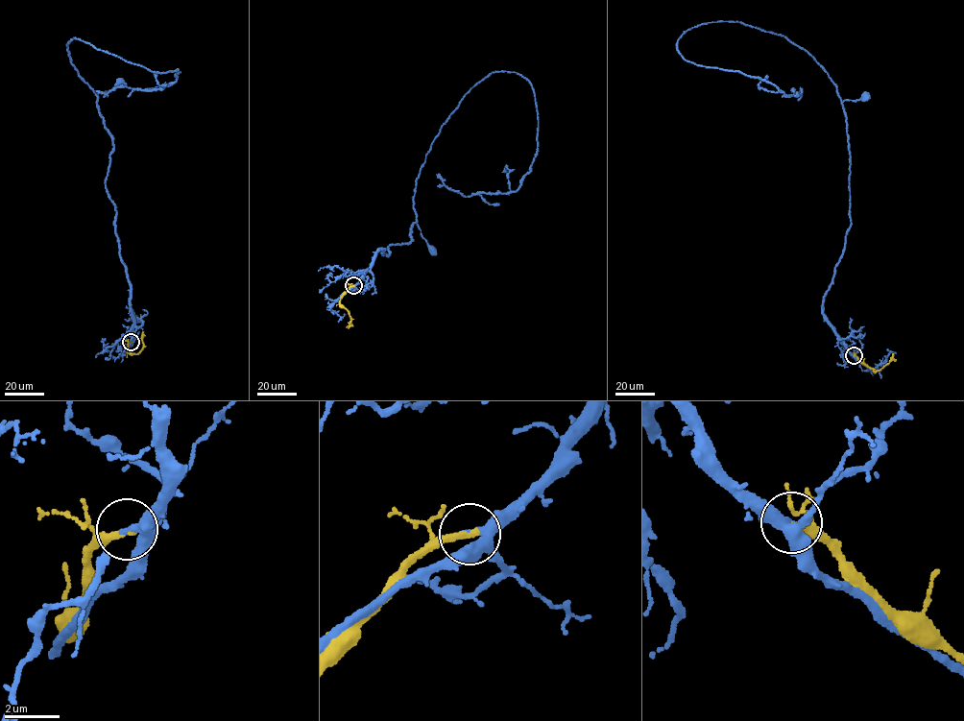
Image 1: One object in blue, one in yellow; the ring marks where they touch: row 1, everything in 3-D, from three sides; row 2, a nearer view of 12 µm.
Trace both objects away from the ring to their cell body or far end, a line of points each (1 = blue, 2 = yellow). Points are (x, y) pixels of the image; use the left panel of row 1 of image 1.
1: (131, 342), (130, 285), (116, 233), (116, 207), (105, 183), (112, 135), (97, 104), (99, 93), (120, 82)
2: (131, 342), (128, 352), (138, 353), (144, 344), (142, 331)

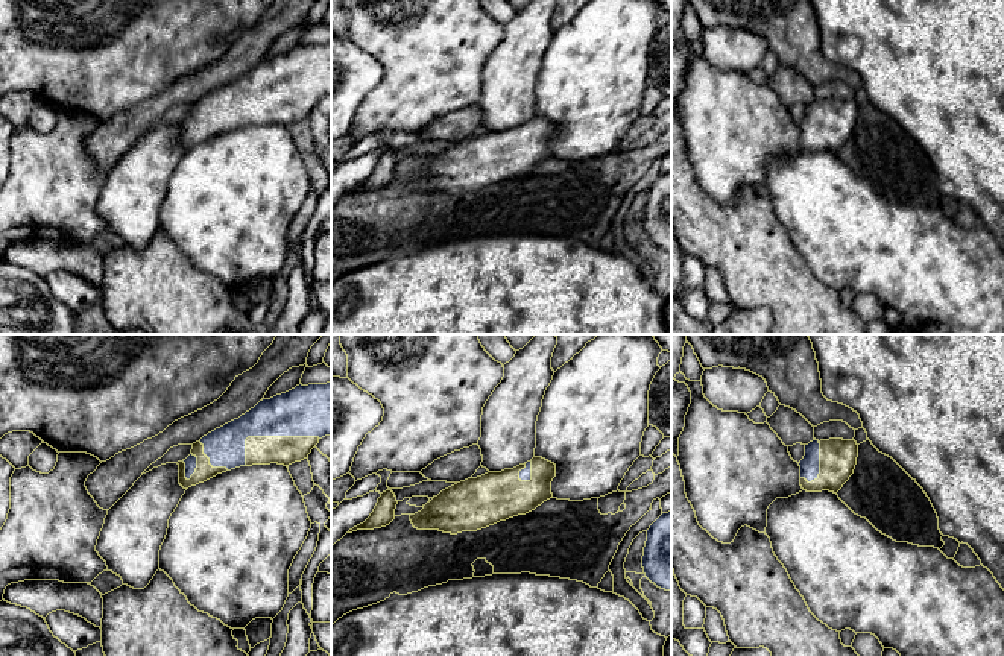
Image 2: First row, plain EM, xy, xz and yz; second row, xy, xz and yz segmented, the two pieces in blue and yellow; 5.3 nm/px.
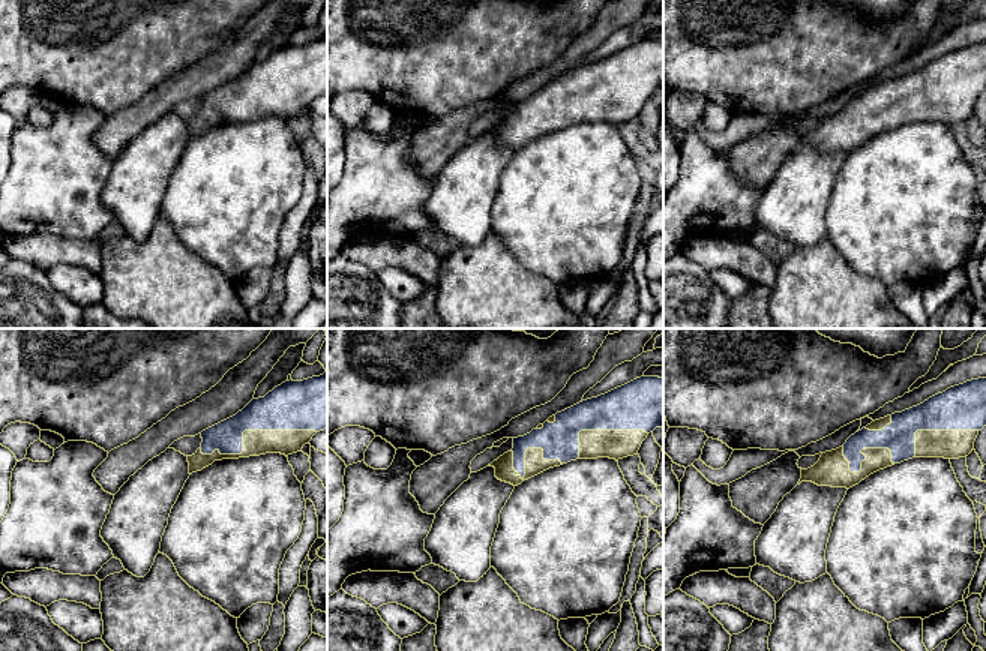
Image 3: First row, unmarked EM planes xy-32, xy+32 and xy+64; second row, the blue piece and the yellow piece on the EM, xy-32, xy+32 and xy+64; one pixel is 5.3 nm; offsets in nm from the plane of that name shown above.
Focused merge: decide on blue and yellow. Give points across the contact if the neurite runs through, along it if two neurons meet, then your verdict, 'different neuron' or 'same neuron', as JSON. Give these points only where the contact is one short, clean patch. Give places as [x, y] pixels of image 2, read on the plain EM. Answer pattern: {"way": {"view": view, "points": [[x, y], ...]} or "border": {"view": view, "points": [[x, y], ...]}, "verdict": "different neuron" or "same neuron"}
{"verdict": "same neuron"}

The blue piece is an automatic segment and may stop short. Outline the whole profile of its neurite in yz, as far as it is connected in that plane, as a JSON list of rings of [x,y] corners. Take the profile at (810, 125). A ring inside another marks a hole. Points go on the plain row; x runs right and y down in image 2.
[[[813,100],[800,120],[800,146],[807,152],[837,153],[854,134],[858,105],[852,100]]]

